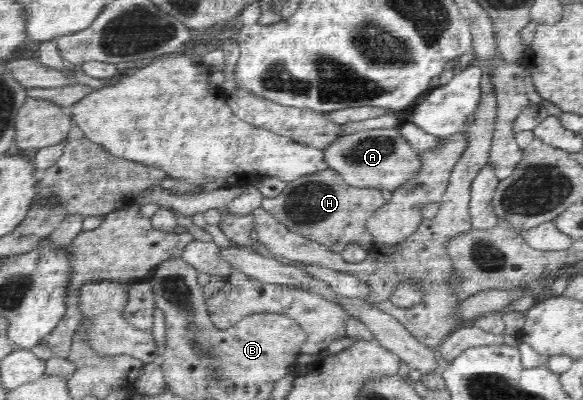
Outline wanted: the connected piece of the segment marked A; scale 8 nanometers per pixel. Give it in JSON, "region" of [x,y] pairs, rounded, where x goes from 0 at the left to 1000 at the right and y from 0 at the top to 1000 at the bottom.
{"region":[[[681,318],[619,325],[587,338],[557,370],[556,403],[561,405],[564,423],[583,435],[600,465],[671,480],[693,465],[696,450],[714,440],[714,430],[724,420],[719,378],[703,365]]]}

